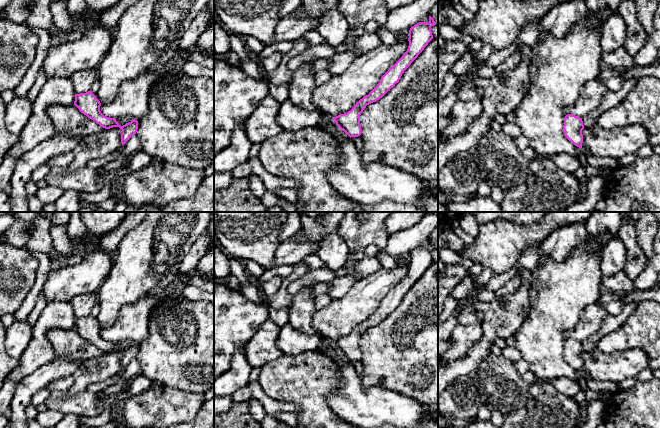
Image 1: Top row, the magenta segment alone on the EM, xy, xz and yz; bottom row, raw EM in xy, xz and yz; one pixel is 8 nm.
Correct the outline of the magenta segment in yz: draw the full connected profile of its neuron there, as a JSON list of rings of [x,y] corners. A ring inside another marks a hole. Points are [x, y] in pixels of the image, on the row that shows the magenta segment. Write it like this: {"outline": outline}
{"outline": [[[568,114],[564,118],[563,132],[575,146],[582,148],[584,129],[582,118]]]}

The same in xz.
{"outline": [[[429,16],[429,22],[419,22],[409,30],[409,46],[404,55],[381,77],[377,86],[366,96],[360,99],[347,113],[333,117],[336,125],[350,138],[361,135],[360,115],[367,105],[382,98],[401,79],[404,71],[424,50],[433,39],[431,27],[436,25]]]}

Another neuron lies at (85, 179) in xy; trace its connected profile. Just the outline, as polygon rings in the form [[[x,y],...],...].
[[[85,166],[76,171],[68,167],[51,167],[44,180],[48,186],[66,190],[75,190],[84,193],[94,193],[101,189],[97,181],[101,175],[97,169]]]

